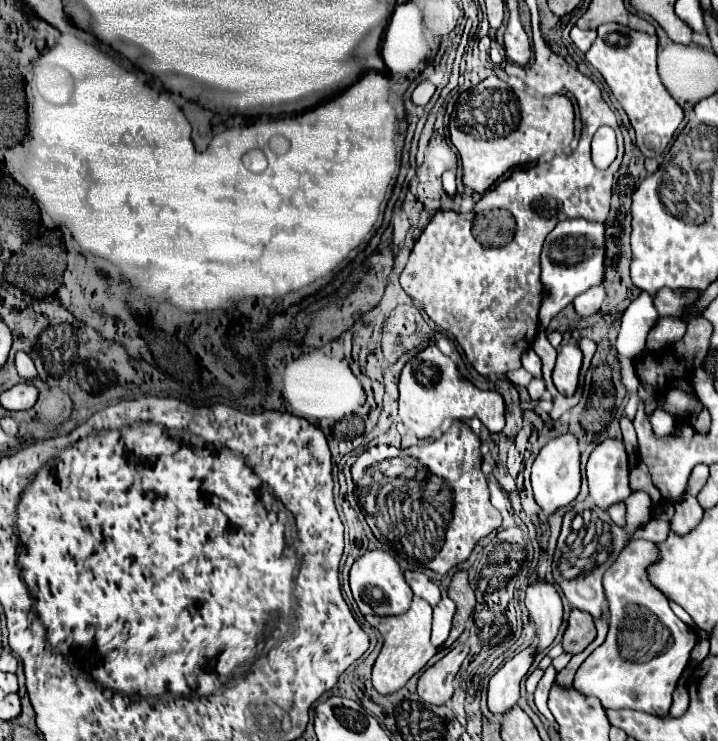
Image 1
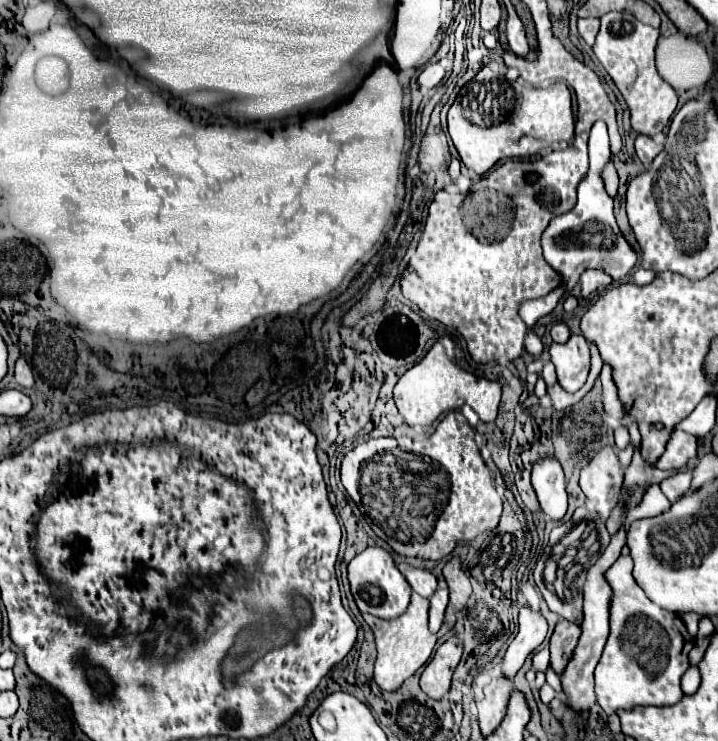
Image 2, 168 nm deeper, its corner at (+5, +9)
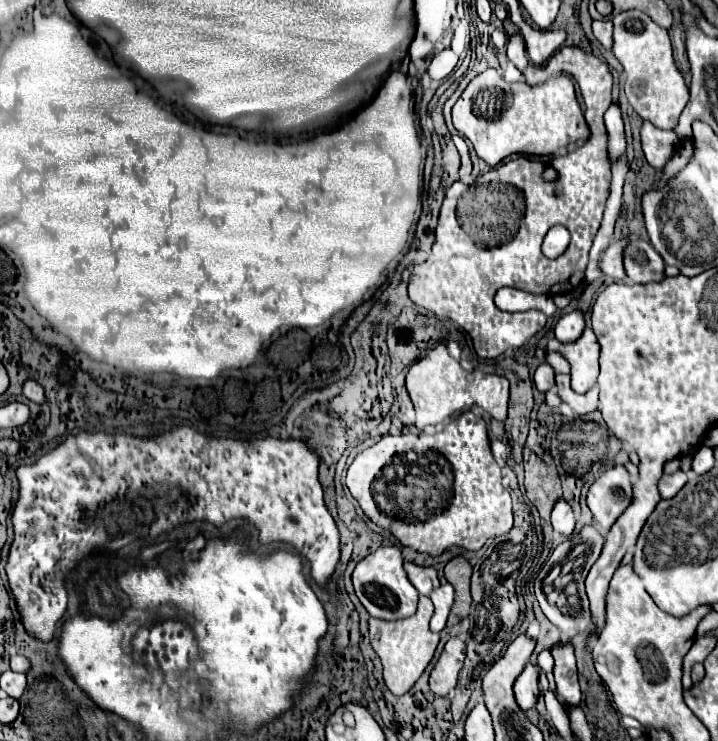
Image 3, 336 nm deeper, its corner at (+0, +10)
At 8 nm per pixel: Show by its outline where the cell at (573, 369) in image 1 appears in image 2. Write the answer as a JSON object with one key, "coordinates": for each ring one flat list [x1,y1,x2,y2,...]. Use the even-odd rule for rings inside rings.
{"coordinates":[[571,335,567,343,553,343,551,361,557,369,559,385,575,393,587,379,589,373,589,345,583,335]]}

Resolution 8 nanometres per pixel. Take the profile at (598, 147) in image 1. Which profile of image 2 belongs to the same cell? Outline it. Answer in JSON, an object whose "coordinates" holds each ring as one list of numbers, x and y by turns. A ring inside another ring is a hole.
{"coordinates":[[595,121,595,125,591,127,591,137,589,137,589,165,591,167,589,167,587,177,579,183,579,189,577,189,579,201,571,211,555,217,547,225,541,237,543,257,559,273,561,287,565,291,573,289,581,273,587,269,603,269,605,273,609,273,613,281,619,281,627,277,637,263,637,253,621,237,621,231,613,217,613,199,605,193,603,181,599,177,609,157,611,157,611,151,609,151,607,125,605,121]]}

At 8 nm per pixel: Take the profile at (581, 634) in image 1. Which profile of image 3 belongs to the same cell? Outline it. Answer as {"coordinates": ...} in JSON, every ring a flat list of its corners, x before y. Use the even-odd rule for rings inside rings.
{"coordinates":[[558,646,552,650,554,654,554,676,556,676,556,700,562,704,564,712,568,706,580,704,580,686,578,686,578,672,576,672,576,658,572,646]]}

